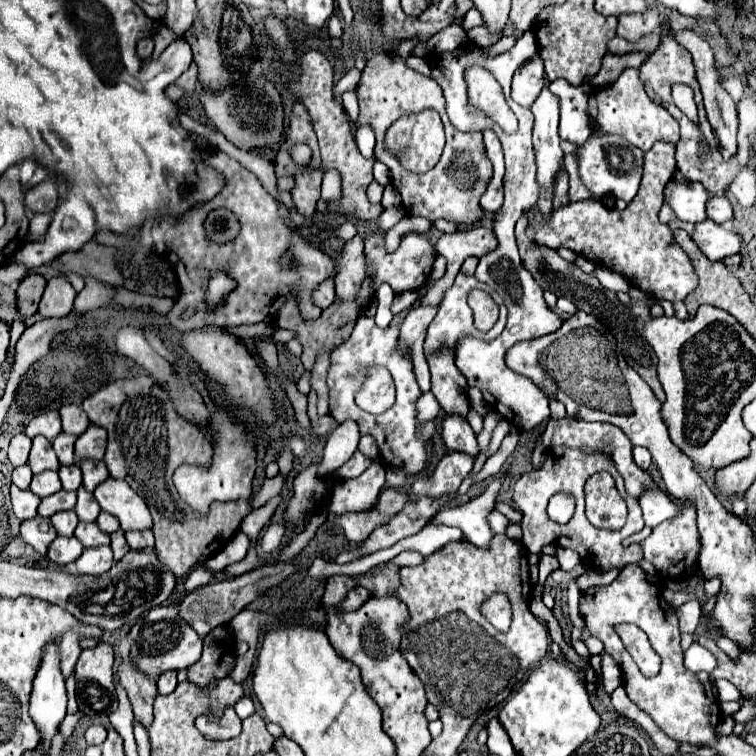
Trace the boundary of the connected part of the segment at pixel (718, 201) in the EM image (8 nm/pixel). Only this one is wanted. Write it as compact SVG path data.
M711 197L709 205L707 205L707 215L709 219L717 221L717 223L725 223L733 219L733 207L727 201L727 197Z

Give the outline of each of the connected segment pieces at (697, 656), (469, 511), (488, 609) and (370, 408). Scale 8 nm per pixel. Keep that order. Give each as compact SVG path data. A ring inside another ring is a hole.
M693 643L685 651L685 667L691 669L693 673L699 673L699 671L711 673L717 667L717 659L715 659L715 655L709 649L701 647L699 643Z
M497 475L485 489L483 495L451 507L451 509L441 509L435 517L431 517L429 523L433 525L451 525L451 527L459 527L463 531L463 535L467 537L467 541L471 541L477 547L487 547L493 533L491 527L487 523L487 513L493 509L495 505L495 495L501 489L505 475Z
M493 593L493 597L489 597L489 601L481 603L481 615L501 633L509 631L511 625L511 603L505 597L505 593Z
M371 367L367 373L367 381L363 383L361 391L355 395L355 403L367 413L383 413L395 401L393 393L393 379L385 367Z

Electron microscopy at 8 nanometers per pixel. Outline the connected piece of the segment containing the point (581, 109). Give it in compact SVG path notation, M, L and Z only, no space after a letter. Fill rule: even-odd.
M557 79L549 85L549 89L561 97L561 121L559 121L559 135L575 145L587 141L593 131L593 121L587 115L589 103L589 83L573 87L563 79Z

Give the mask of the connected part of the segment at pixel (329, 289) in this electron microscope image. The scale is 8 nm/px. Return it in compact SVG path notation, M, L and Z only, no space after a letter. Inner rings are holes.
M325 279L317 289L313 289L313 303L321 309L327 309L335 299L335 285L333 279Z

